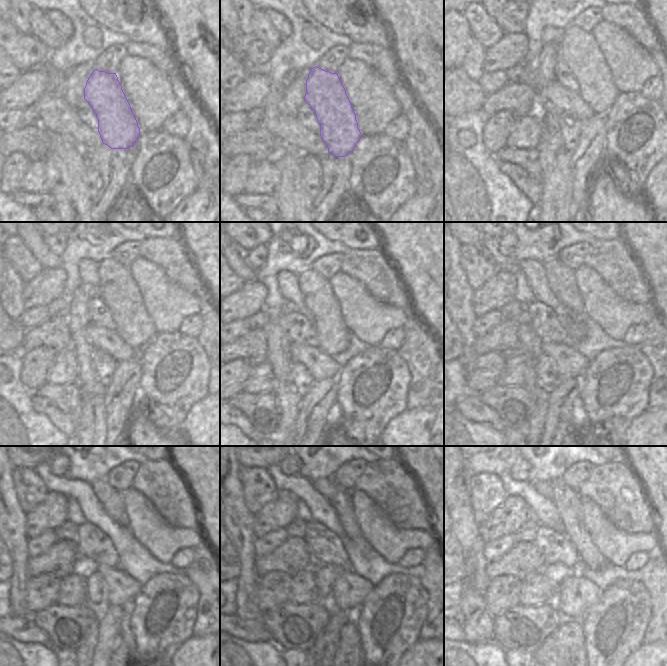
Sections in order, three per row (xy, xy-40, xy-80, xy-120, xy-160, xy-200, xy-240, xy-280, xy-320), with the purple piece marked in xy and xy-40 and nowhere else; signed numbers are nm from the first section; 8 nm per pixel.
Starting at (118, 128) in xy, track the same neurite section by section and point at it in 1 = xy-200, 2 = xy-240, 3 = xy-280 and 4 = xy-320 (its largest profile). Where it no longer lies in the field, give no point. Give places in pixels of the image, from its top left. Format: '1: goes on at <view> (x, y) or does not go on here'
1: goes on at xy-200 (570, 364)
2: goes on at xy-240 (122, 589)
3: goes on at xy-280 (349, 591)
4: goes on at xy-320 (576, 594)

